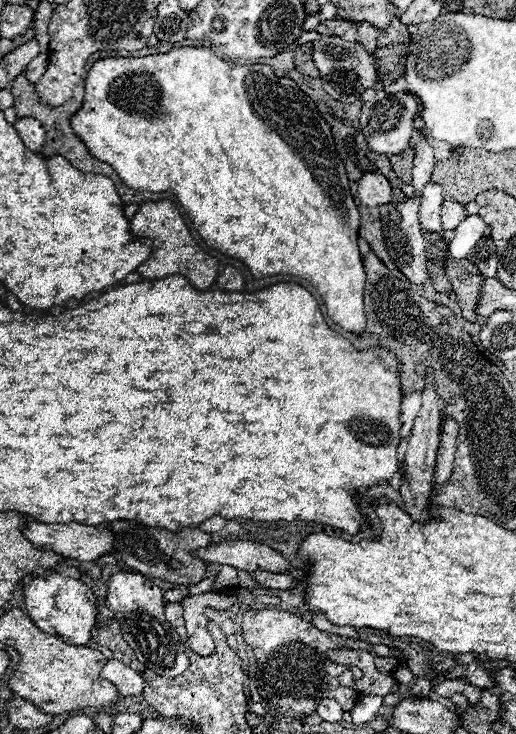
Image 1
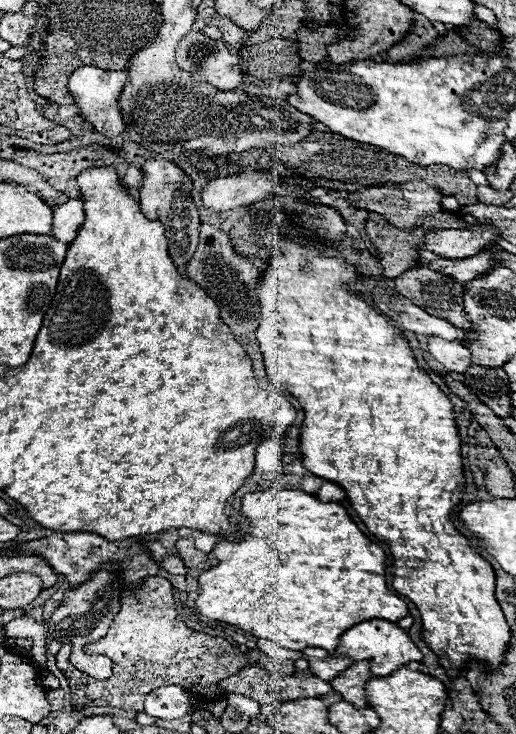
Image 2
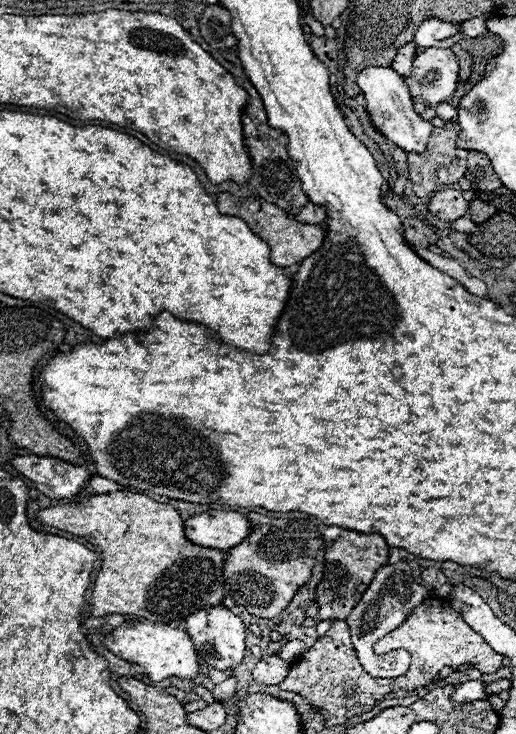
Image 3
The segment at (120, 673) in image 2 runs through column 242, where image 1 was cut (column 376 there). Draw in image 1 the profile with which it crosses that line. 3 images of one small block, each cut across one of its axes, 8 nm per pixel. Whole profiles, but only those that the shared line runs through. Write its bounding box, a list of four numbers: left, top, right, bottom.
[242,610,398,718]

